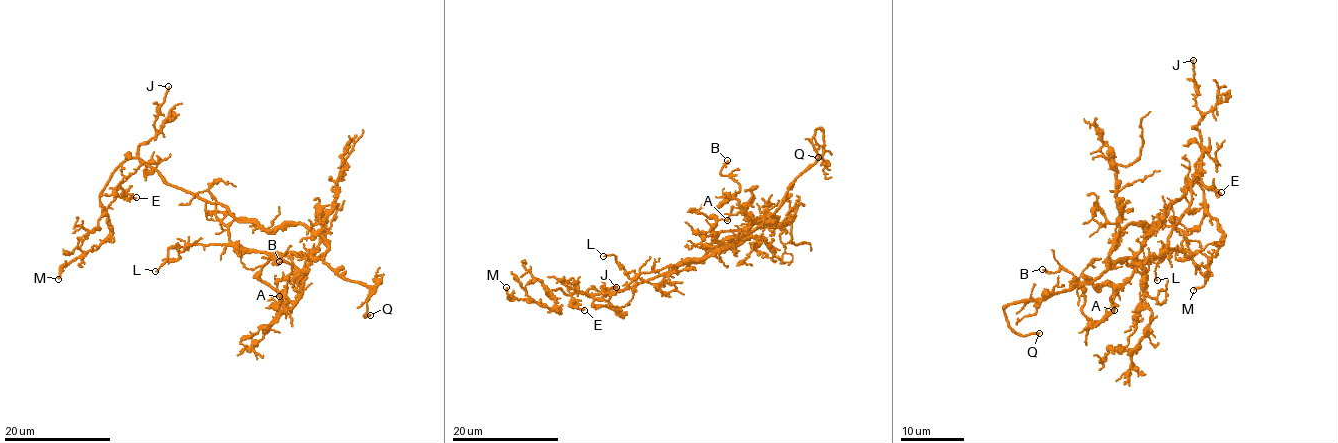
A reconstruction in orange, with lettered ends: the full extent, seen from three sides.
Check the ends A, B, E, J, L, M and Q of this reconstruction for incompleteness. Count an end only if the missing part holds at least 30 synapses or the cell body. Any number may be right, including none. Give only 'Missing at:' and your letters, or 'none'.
Missing at: Q

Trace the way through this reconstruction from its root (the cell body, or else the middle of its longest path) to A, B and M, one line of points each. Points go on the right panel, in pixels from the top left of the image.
A: (1166, 210), (1165, 219), (1174, 223), (1168, 243), (1157, 258), (1139, 262), (1104, 317), (1114, 310)
B: (1166, 210), (1174, 223), (1168, 243), (1139, 262), (1093, 326), (1077, 278), (1061, 266), (1042, 269)
M: (1166, 210), (1198, 178), (1201, 146), (1197, 183), (1222, 243), (1205, 283), (1193, 290)

